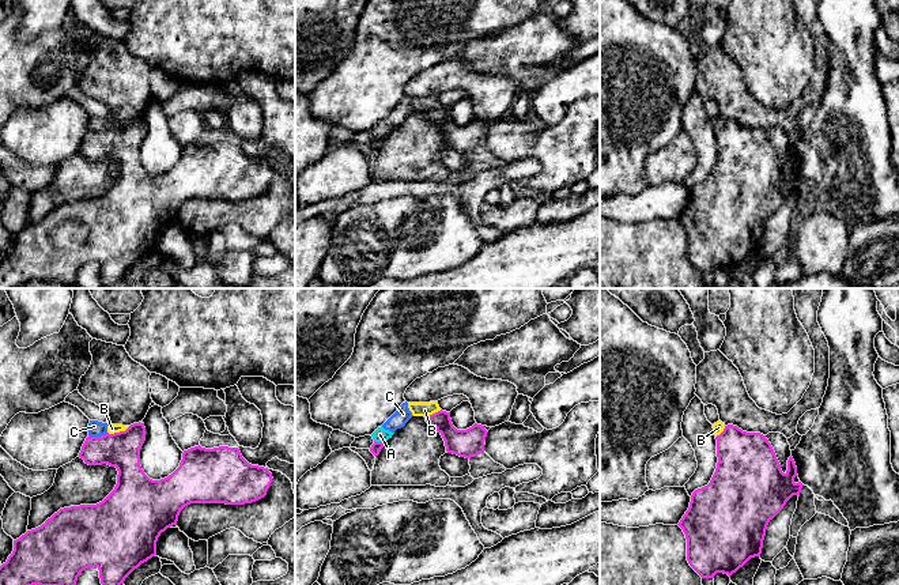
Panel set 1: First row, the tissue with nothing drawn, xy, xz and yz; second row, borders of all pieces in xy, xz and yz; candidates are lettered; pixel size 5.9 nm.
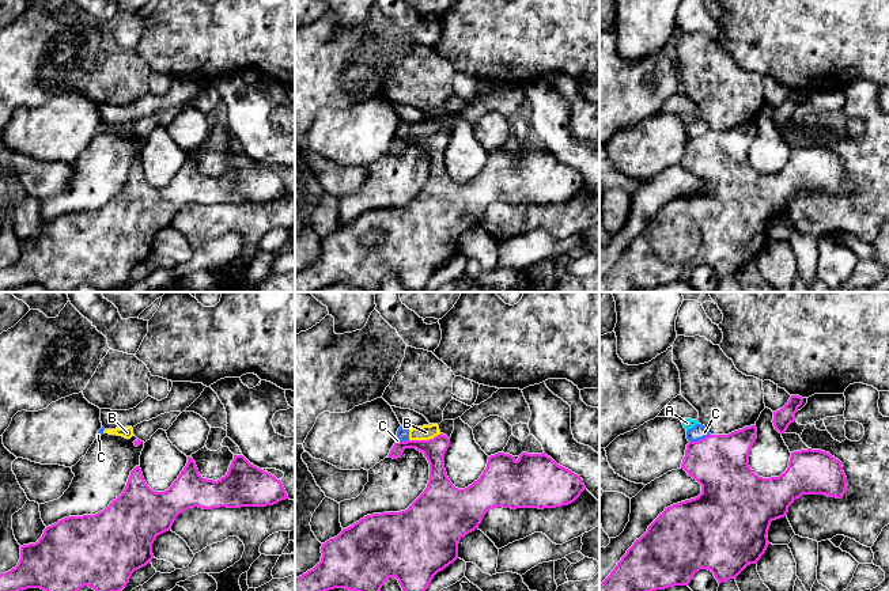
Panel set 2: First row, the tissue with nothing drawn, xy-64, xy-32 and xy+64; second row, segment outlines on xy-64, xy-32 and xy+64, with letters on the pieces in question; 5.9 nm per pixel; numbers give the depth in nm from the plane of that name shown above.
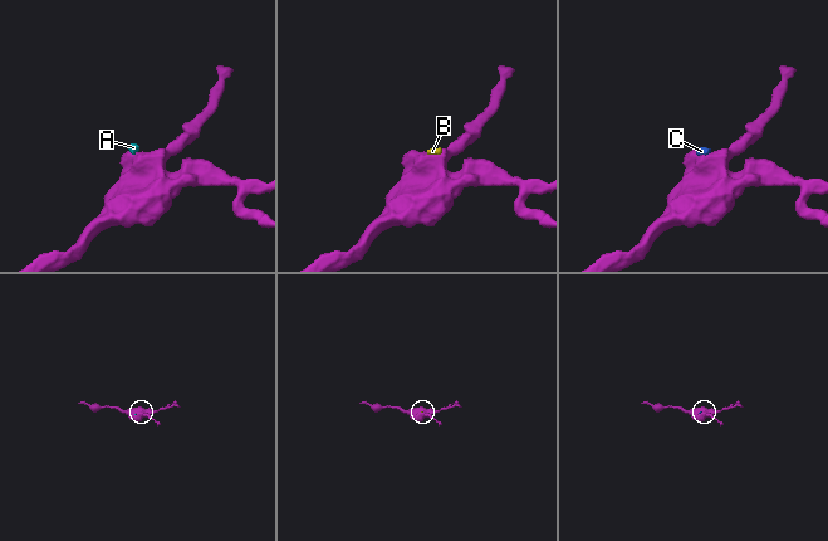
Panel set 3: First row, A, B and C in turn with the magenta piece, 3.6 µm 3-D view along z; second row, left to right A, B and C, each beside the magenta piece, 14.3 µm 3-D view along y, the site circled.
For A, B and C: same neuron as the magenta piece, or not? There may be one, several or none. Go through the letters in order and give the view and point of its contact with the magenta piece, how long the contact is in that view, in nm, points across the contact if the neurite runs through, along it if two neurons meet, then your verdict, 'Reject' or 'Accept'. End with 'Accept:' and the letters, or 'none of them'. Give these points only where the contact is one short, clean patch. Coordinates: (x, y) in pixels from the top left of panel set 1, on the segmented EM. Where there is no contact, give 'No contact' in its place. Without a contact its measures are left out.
A: Touches magenta at xz (380, 442). Shared border 70 nm. Boundary: xz (374, 440), (384, 442). Reject
B: Touches magenta at xy (120, 431). Shared border 140 nm. Boundary: xy (129, 426), (124, 430), (108, 433). Reject
C: Touches magenta at xy (98, 437). Shared border 120 nm. Boundary: xy (108, 433), (89, 436). Reject
Accept: none of them

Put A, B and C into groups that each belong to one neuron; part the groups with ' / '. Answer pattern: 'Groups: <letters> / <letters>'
Groups: A B C

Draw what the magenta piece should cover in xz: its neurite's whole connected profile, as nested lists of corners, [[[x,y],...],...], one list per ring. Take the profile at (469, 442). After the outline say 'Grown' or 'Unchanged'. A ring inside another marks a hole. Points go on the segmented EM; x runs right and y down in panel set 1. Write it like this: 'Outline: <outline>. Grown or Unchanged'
Outline: [[[442,410],[426,416],[426,422],[442,435],[447,453],[471,458],[484,452],[488,433],[484,426],[475,423],[467,430],[457,430],[452,423],[450,412]]]. Unchanged

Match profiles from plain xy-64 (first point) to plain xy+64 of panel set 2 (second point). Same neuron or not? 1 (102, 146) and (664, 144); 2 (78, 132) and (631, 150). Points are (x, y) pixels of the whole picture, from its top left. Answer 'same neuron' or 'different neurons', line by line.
1: different neurons
2: same neuron

